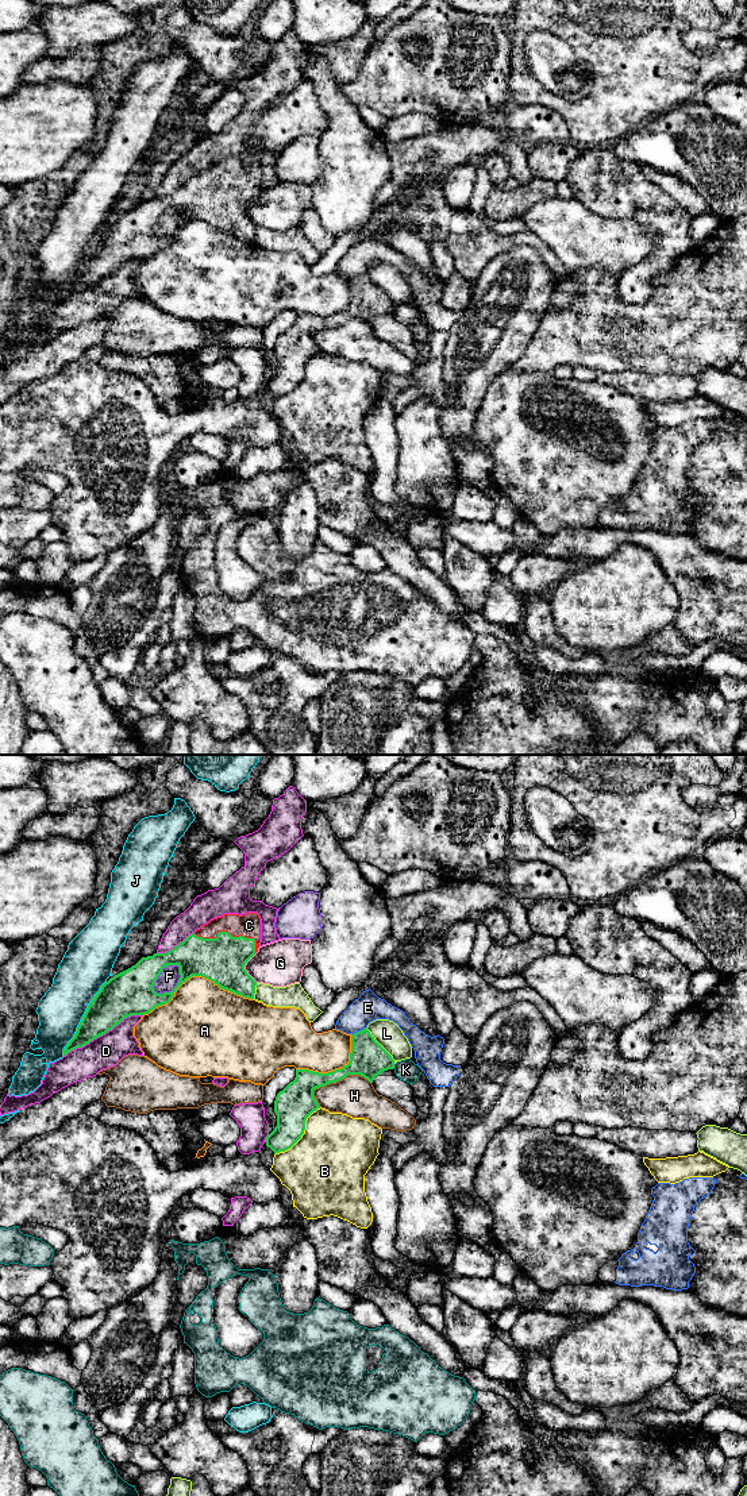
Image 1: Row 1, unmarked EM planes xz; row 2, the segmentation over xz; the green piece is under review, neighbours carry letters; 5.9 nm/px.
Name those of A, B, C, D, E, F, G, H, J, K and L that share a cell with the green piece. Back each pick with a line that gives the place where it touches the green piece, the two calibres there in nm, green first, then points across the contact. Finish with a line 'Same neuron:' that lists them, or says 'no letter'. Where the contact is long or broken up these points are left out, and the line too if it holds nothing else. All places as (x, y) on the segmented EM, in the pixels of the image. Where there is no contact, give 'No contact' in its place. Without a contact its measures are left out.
C: Touches green at xz (228, 933). Thickness 280 nm (green) against 140 nm
Same neuron: C

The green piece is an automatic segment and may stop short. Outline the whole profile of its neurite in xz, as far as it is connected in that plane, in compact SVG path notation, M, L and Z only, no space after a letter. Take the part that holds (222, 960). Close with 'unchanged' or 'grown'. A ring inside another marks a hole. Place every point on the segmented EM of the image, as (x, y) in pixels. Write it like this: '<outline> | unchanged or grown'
M257 913L224 914L169 952L142 957L101 986L63 1056L112 1030L124 1018L149 1014L169 1003L176 990L192 976L203 976L223 990L254 999L257 982L244 965L258 952L259 942L261 918ZM168 965L178 965L181 978L173 991L157 994L153 986Z | grown

